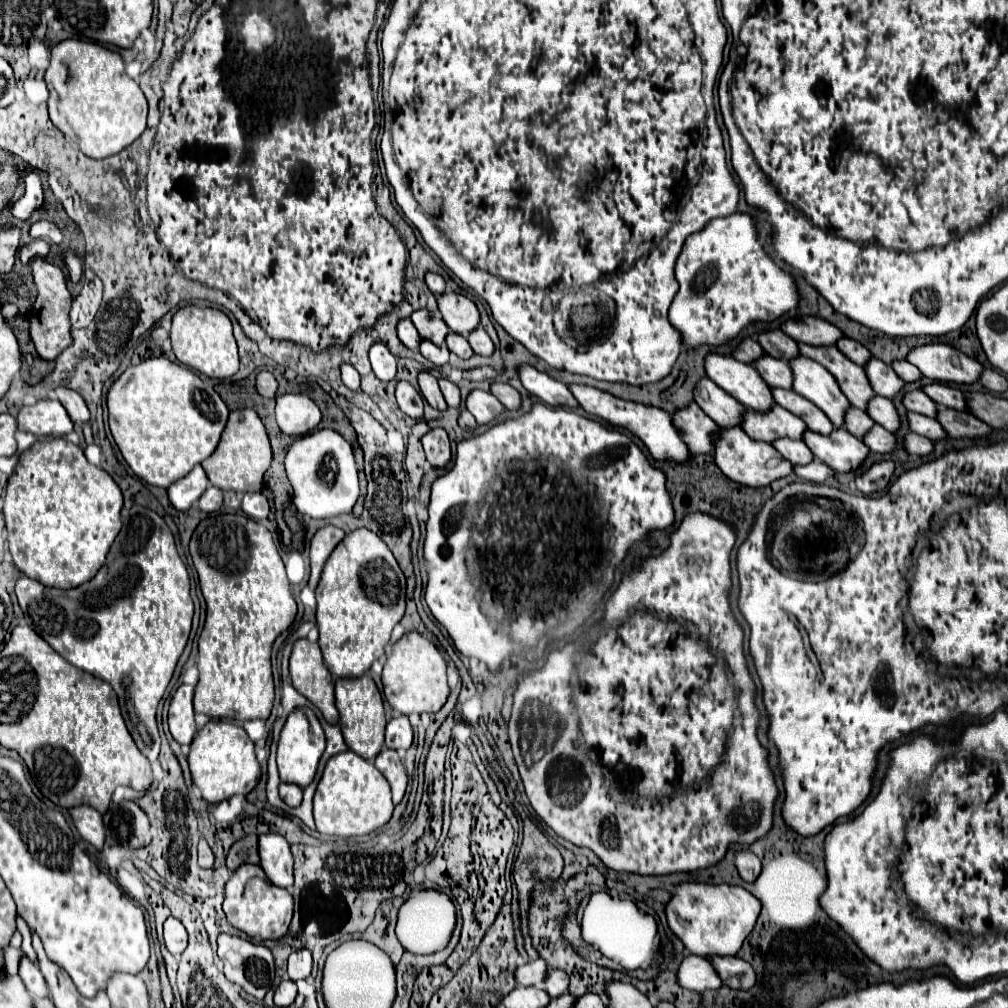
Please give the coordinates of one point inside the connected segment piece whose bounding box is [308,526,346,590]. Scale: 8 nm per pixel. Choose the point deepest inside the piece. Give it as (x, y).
(326, 539)

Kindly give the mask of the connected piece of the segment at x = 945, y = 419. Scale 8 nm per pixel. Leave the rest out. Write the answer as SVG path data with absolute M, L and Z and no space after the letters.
M938 406L936 418L952 438L982 438L992 432L988 424L984 424L970 412L958 412L946 406Z

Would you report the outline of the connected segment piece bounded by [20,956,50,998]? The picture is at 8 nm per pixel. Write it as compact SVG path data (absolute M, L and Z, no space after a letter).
M26 956L22 958L22 964L20 964L20 978L24 980L24 984L32 996L50 998L50 992L48 992L48 986L46 986L42 972Z

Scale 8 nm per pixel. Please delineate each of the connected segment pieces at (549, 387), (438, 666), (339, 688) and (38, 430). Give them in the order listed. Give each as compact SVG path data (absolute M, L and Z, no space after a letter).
M520 366L520 380L524 388L532 394L538 396L542 402L550 406L562 406L562 408L576 408L578 402L568 390L566 384L550 378L546 372L538 372L534 366Z
M418 632L404 634L394 646L392 654L382 672L384 696L388 704L400 714L422 714L422 712L438 712L448 698L448 680L446 680L446 660L434 642L424 638Z
M364 674L360 678L338 678L336 680L336 708L340 712L340 728L344 734L344 740L352 752L362 756L368 762L374 762L374 758L380 754L384 746L384 702L382 694L376 688L374 680Z
M38 400L20 410L18 430L32 432L36 436L66 436L72 432L72 420L58 400Z

